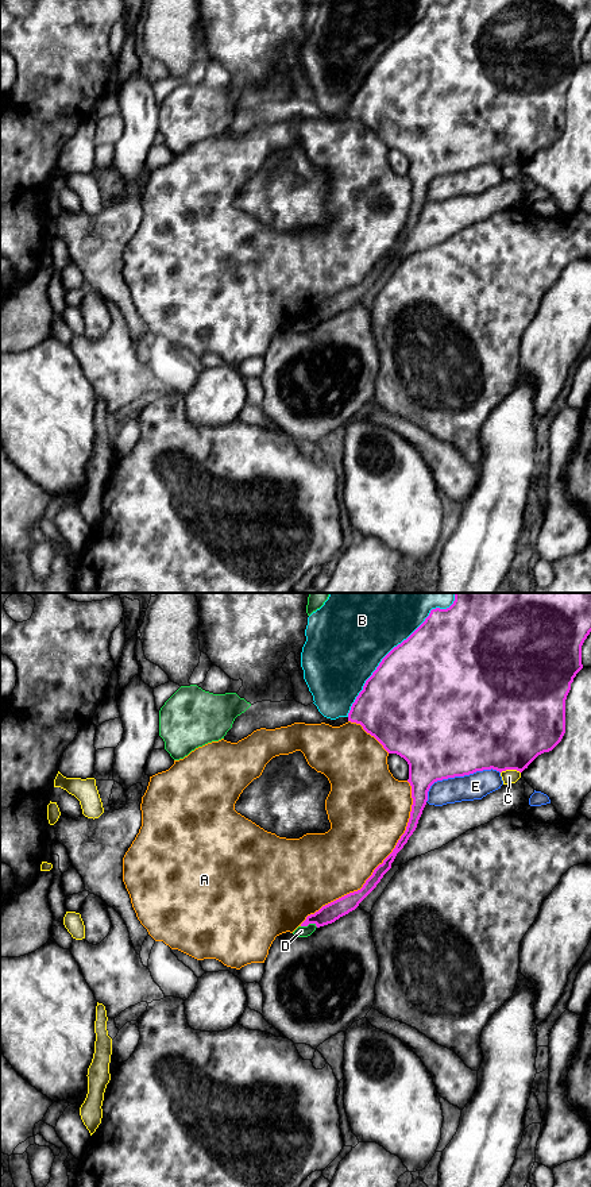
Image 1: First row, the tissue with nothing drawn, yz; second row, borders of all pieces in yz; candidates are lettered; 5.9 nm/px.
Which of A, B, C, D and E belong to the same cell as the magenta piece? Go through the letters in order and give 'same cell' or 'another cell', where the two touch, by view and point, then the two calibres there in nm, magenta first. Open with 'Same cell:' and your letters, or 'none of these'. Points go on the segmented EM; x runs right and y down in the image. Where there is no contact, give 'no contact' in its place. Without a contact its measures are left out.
Same cell: none of these
A: another cell | yz (378, 866) | 80/420 nm
B: another cell | yz (394, 647) | 500/500 nm
C: another cell | yz (510, 769) | 500/90 nm
D: another cell | yz (309, 922) | 110/60 nm
E: another cell | yz (458, 775) | 500/160 nm

